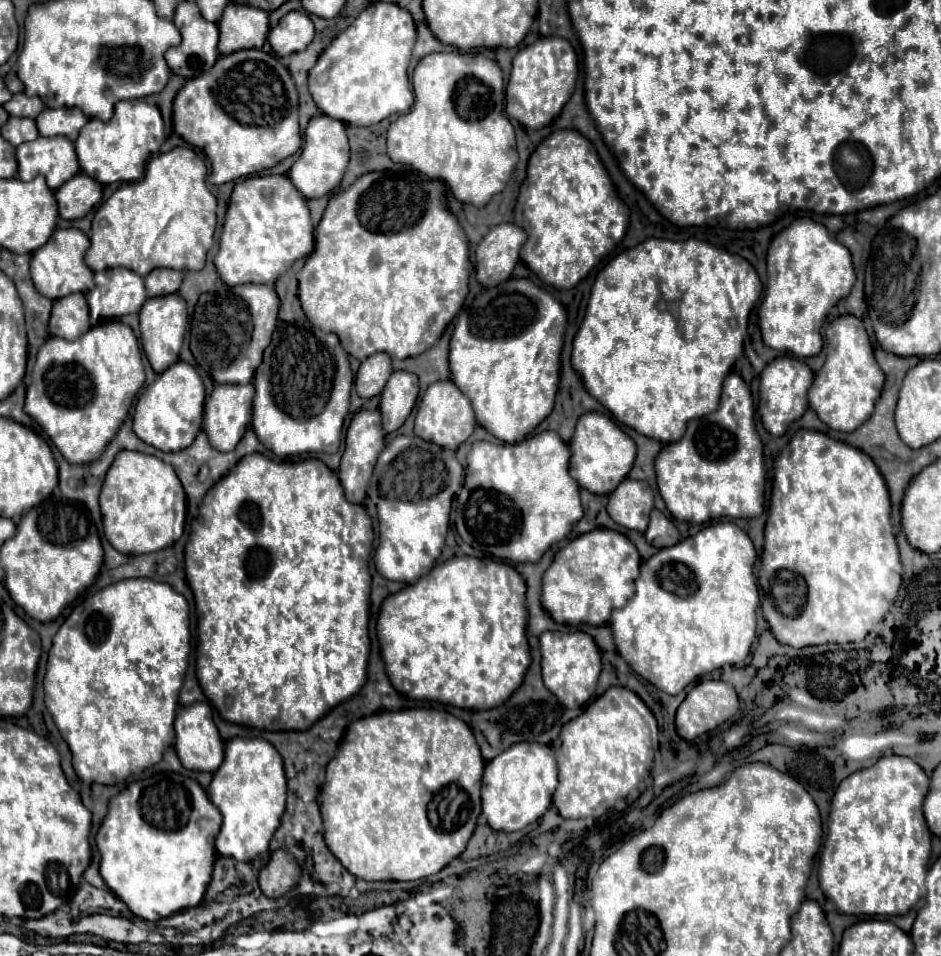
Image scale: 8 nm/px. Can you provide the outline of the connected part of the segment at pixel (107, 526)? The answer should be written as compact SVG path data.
M120 451L106 473L100 493L104 535L124 555L160 551L183 534L187 513L186 496L172 465L138 451Z

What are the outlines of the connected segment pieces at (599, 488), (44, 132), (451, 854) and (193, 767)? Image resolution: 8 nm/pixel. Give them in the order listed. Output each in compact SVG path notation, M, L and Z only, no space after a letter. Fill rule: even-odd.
M584 413L578 419L574 437L570 441L570 451L570 475L580 483L580 487L596 495L612 493L632 469L636 457L634 441L610 417L600 413Z
M62 107L62 109L44 109L36 117L36 125L42 137L64 135L70 141L76 141L80 129L88 117L78 107Z
M402 709L362 717L348 727L338 753L326 767L326 783L320 793L320 813L324 819L326 845L352 875L364 881L416 881L428 875L436 875L452 859L460 857L474 833L476 817L480 813L482 771L484 759L470 727L448 711ZM452 783L460 783L460 791L470 793L472 819L460 817L456 827L440 831L430 825L426 807L432 795Z
M194 703L188 707L182 707L174 719L174 731L176 731L176 753L180 763L190 771L210 771L214 773L222 759L224 759L224 741L220 739L220 733L212 721L212 709L208 703Z

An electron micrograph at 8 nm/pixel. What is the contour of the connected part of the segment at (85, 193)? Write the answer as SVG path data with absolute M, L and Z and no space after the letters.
M78 173L58 191L54 191L58 201L58 213L62 219L74 221L90 213L90 209L102 199L102 185L96 179Z

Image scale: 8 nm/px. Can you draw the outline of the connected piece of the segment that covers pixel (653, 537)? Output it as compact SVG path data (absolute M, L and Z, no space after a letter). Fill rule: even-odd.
M658 509L652 511L650 515L650 525L646 529L646 541L658 549L662 547L672 547L680 541L680 533L676 529L676 525Z

